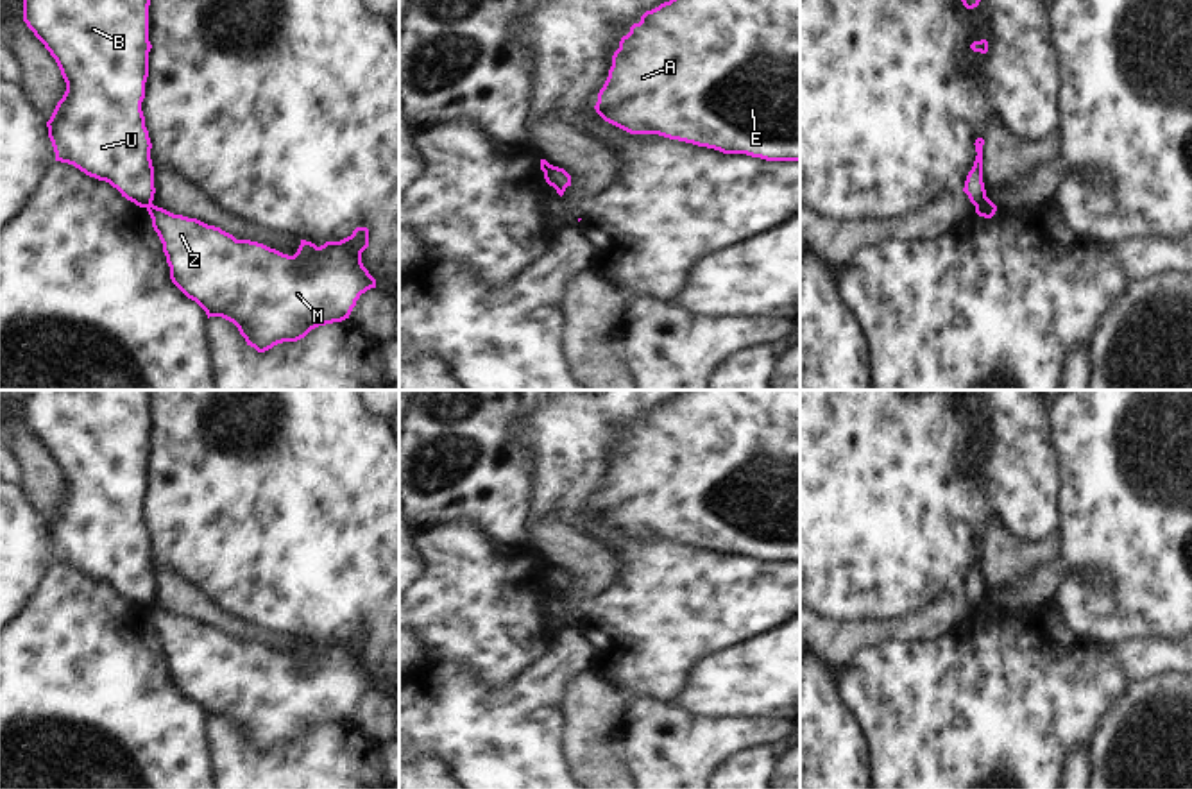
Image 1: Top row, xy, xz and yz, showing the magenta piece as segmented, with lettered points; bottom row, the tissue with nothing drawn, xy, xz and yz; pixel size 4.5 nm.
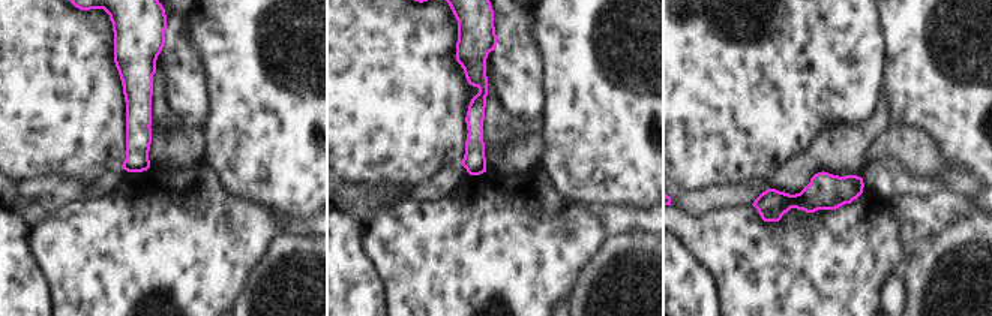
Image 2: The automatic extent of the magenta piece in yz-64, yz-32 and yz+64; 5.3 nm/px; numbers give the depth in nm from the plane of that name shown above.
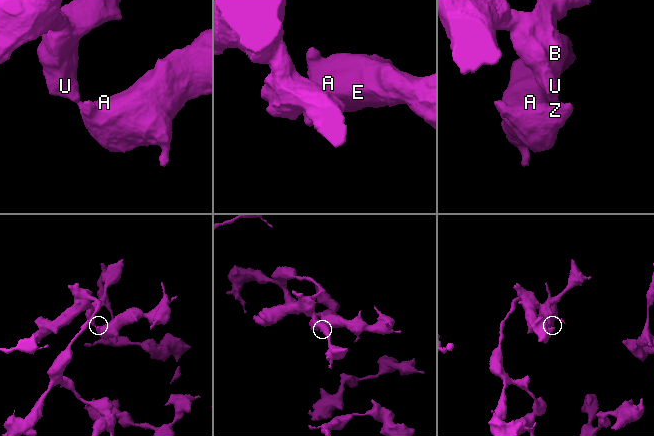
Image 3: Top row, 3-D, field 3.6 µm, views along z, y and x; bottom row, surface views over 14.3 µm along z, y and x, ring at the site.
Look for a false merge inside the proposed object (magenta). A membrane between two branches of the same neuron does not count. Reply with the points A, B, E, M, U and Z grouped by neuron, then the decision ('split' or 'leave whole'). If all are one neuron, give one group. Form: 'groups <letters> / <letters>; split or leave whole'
groups A E M Z / B U; split

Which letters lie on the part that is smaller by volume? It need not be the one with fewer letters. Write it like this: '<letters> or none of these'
A, E, M, Z

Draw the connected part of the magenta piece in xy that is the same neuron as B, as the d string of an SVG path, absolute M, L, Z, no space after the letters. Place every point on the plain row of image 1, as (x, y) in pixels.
M30 390L23 422L55 460L66 492L47 522L55 562L109 583L140 608L154 601L150 539L141 503L149 478L149 390Z

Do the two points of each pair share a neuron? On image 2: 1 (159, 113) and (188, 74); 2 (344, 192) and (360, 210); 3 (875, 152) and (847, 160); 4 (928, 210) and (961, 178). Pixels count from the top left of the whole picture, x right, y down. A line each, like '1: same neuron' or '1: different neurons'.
1: different neurons
2: same neuron
3: different neurons
4: different neurons

